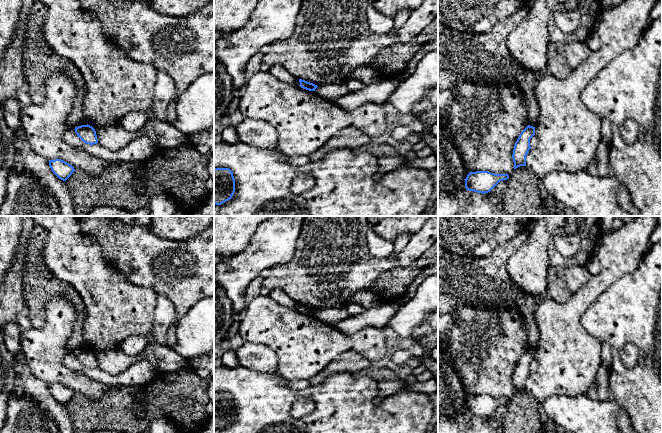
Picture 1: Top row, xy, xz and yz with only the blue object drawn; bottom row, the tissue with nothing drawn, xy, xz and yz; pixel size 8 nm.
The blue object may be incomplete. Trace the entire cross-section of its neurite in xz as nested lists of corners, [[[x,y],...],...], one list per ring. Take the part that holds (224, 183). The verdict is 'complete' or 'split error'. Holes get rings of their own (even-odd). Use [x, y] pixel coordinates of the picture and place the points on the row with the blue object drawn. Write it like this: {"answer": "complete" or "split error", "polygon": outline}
{"answer": "complete", "polygon": [[[229,168],[214,169],[214,204],[230,200],[235,192],[235,179]]]}

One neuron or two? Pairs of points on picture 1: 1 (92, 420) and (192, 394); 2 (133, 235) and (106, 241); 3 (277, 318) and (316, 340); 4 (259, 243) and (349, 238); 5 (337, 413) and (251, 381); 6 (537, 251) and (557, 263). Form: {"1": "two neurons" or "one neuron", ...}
{"1": "one neuron", "2": "one neuron", "3": "one neuron", "4": "two neurons", "5": "one neuron", "6": "two neurons"}

